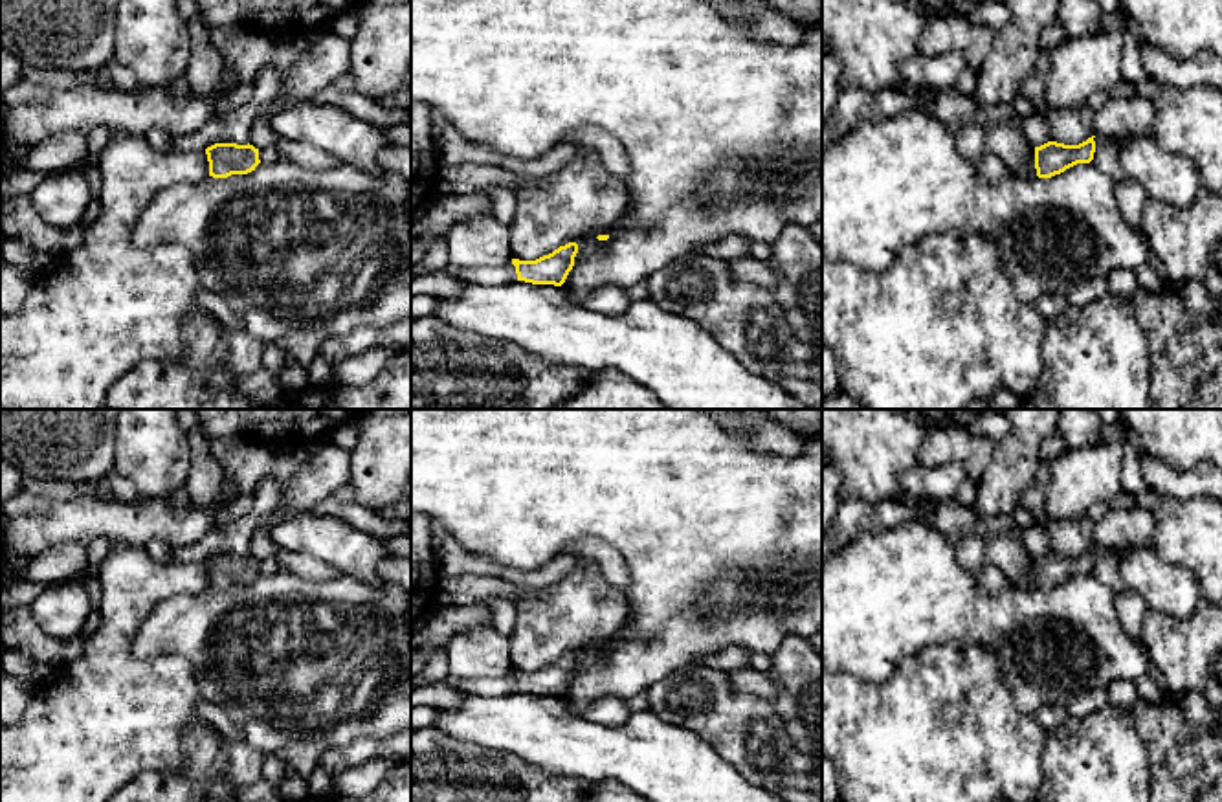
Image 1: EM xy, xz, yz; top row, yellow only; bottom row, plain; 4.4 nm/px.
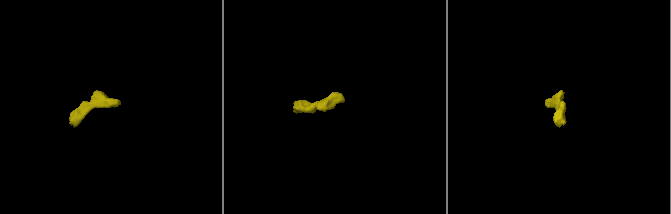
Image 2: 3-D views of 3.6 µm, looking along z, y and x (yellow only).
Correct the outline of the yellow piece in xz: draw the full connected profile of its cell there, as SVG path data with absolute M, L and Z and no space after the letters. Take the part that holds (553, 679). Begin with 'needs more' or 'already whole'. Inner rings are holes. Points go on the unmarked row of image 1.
already whole; M569 653L536 672L512 670L517 692L561 697L574 677L578 655Z

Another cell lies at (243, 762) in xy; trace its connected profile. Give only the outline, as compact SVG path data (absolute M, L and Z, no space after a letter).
M218 736L220 751L226 758L224 778L235 787L242 789L261 780L264 756L253 749L246 740L228 740Z

